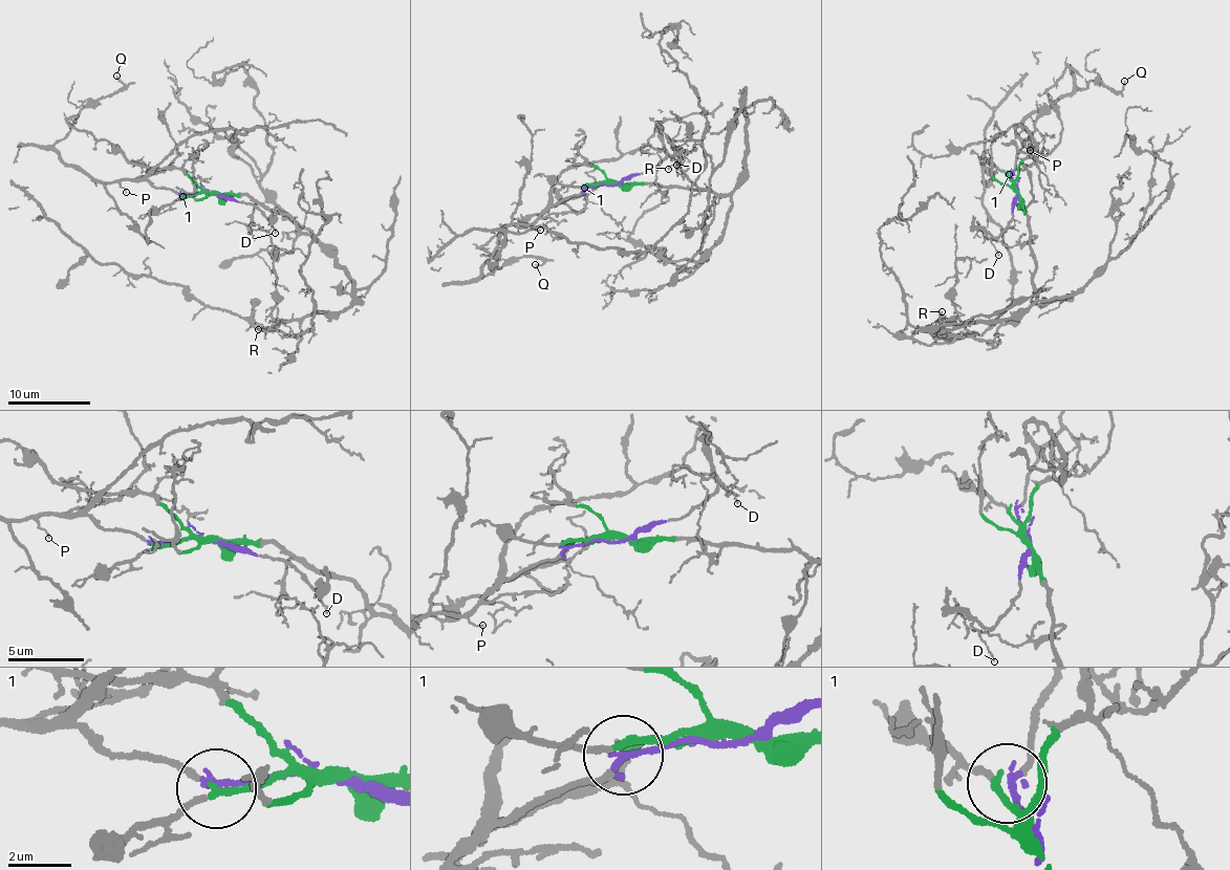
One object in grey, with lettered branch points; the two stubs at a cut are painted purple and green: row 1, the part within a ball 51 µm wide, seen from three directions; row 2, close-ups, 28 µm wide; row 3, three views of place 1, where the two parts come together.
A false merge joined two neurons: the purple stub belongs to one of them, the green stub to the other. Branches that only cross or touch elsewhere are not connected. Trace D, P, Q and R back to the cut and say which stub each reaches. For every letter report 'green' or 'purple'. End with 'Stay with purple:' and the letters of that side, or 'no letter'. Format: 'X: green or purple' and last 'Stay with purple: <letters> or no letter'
D: purple
P: purple
Q: purple
R: green
Stay with purple: D, P, Q

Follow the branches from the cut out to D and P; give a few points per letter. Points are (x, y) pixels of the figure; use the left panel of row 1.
D: (210, 192), (243, 200), (271, 220), (275, 233)
P: (210, 192), (182, 196), (133, 179), (121, 181), (125, 192)

